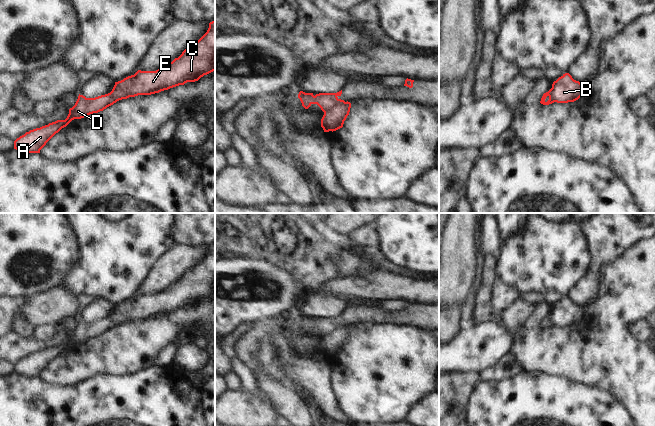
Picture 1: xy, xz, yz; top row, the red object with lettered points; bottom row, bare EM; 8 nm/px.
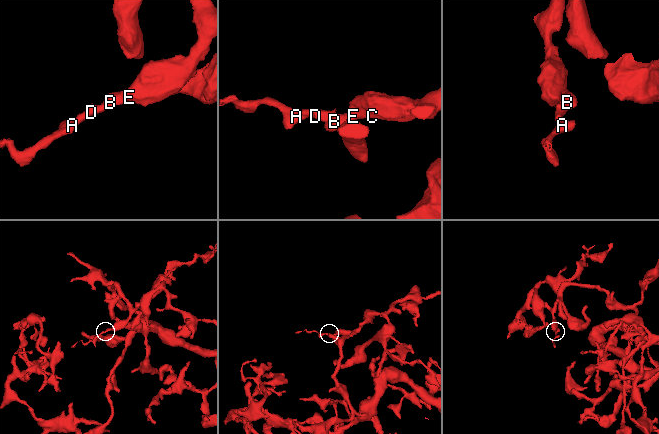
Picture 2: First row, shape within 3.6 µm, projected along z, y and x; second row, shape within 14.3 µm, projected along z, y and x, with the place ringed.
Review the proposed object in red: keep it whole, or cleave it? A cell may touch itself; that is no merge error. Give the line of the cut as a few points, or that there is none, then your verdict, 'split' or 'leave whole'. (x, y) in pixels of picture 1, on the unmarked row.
xz (344, 325), (335, 328), (324, 337) | split

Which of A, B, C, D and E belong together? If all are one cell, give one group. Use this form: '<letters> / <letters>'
A D / B C E

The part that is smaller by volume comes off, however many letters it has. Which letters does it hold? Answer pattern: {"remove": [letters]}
{"remove": ["A", "D"]}

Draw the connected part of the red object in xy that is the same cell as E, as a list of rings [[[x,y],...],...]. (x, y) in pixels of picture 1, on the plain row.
[[[215,244],[207,256],[186,272],[172,286],[156,295],[138,294],[134,299],[115,306],[111,320],[118,324],[138,319],[151,319],[170,312],[198,305],[215,295]]]

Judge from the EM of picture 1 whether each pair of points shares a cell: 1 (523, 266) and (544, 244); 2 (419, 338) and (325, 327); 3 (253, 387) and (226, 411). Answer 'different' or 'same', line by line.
1: same
2: different
3: different

